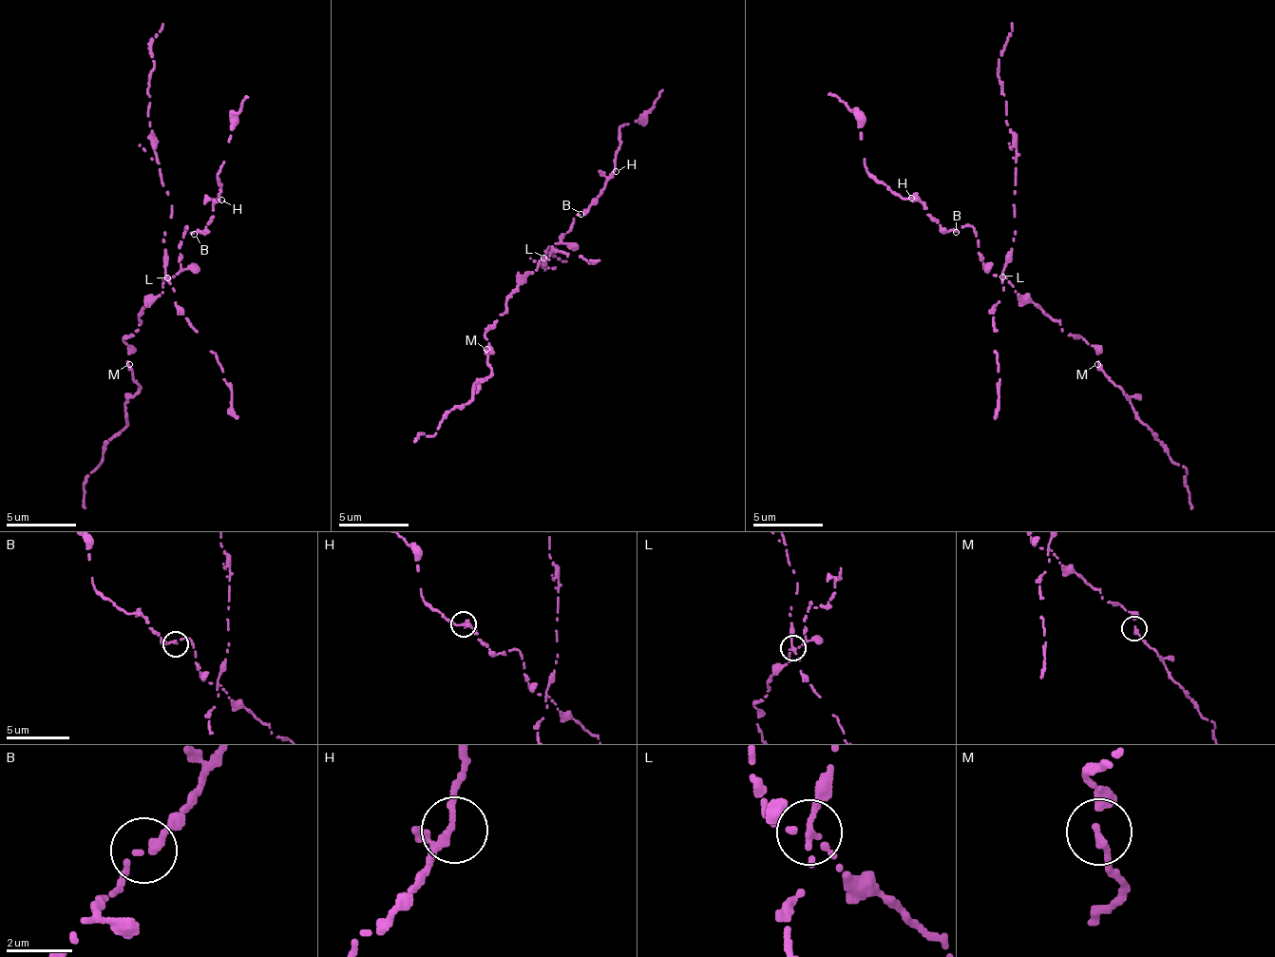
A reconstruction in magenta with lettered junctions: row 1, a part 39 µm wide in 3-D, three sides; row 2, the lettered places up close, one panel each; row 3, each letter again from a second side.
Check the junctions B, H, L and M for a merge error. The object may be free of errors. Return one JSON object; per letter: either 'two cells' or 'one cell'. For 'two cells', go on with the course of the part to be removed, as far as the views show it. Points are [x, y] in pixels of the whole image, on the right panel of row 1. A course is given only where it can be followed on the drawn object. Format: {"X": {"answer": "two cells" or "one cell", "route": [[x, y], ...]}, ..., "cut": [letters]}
{"B": {"answer": "one cell"}, "H": {"answer": "one cell"}, "L": {"answer": "two cells", "route": [[1001, 277], [1016, 235], [1017, 154], [999, 53], [1013, 22]]}, "M": {"answer": "one cell"}, "cut": ["L"]}

